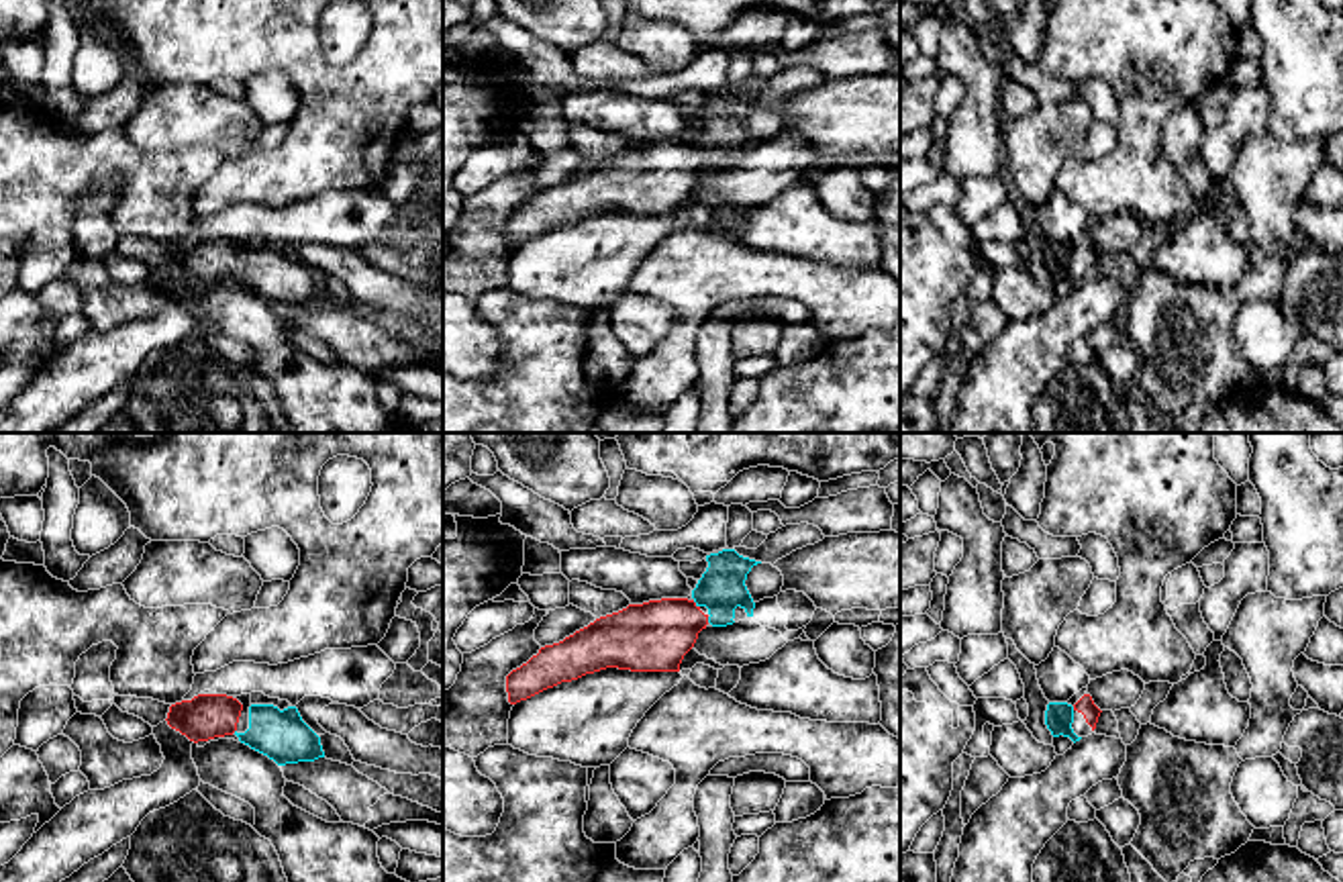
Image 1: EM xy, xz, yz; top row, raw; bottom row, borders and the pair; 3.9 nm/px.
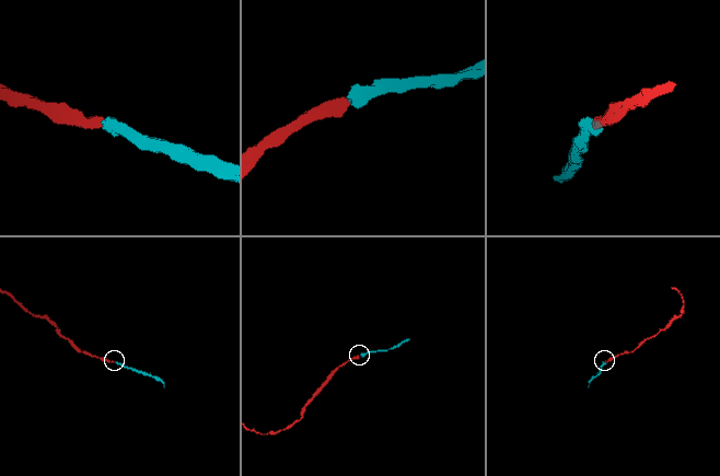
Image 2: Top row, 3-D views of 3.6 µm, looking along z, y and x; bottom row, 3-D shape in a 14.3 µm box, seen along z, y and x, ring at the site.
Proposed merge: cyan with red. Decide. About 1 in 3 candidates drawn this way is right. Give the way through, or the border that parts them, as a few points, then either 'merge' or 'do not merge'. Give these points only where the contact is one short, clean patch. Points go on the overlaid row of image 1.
across xz (721, 589), (711, 591), (697, 605), (656, 635) | merge

